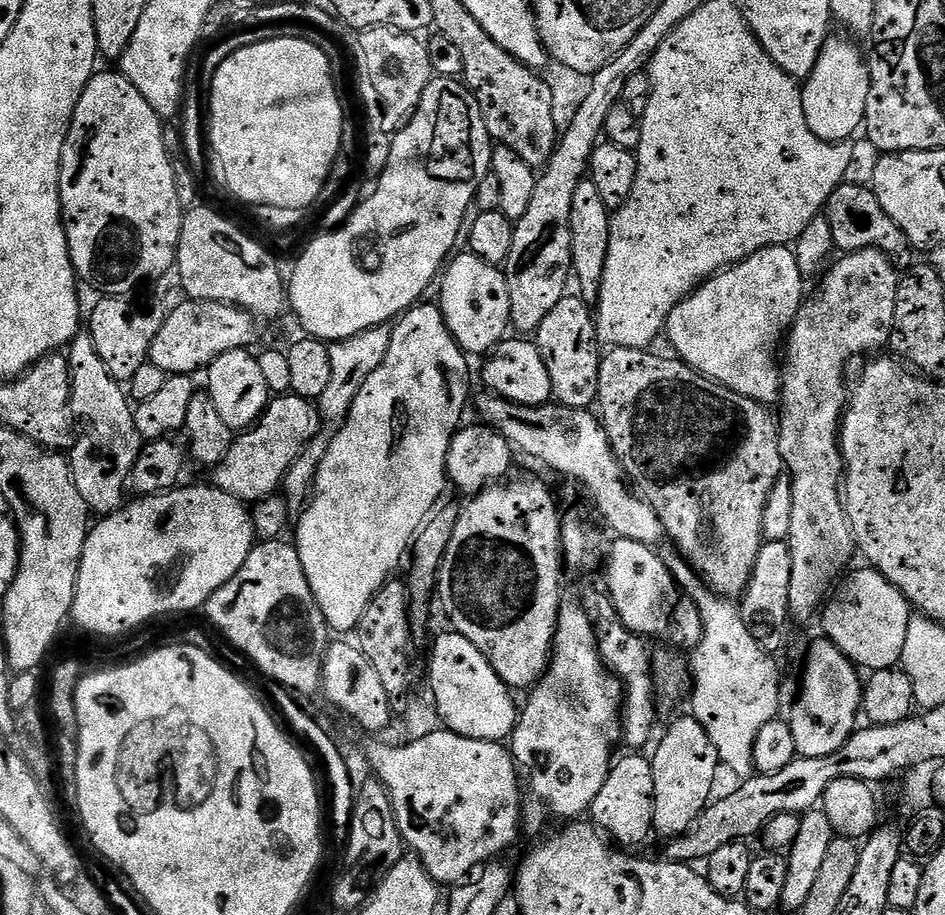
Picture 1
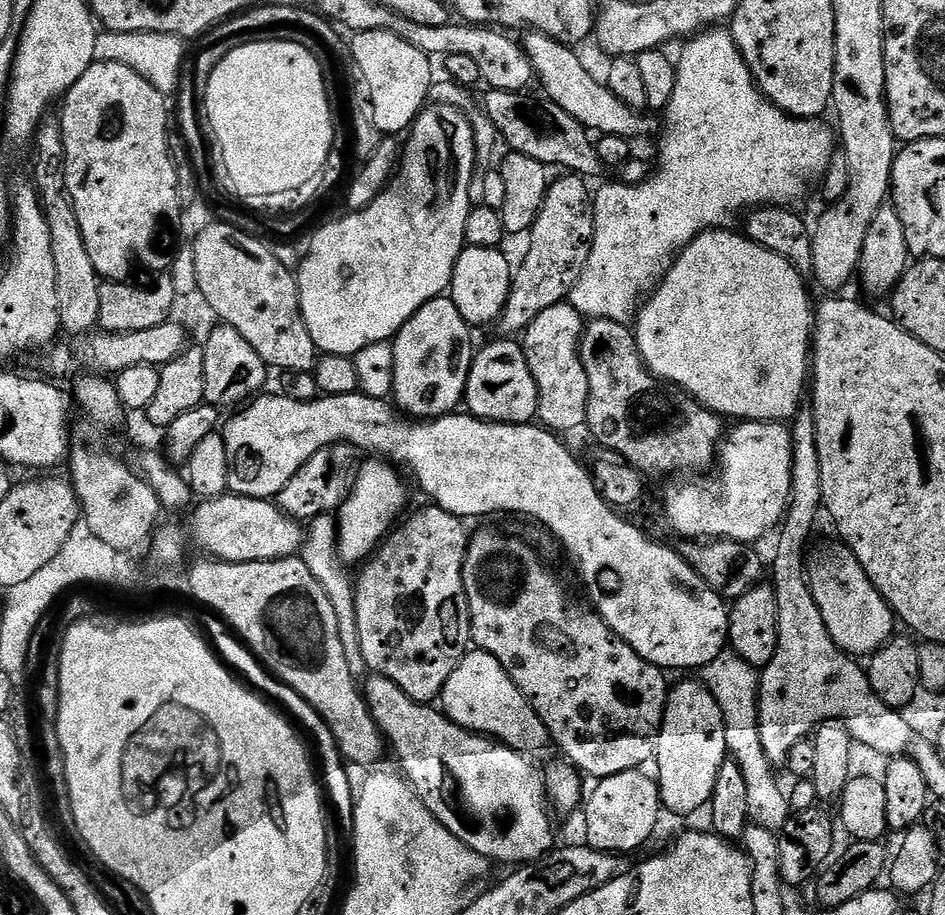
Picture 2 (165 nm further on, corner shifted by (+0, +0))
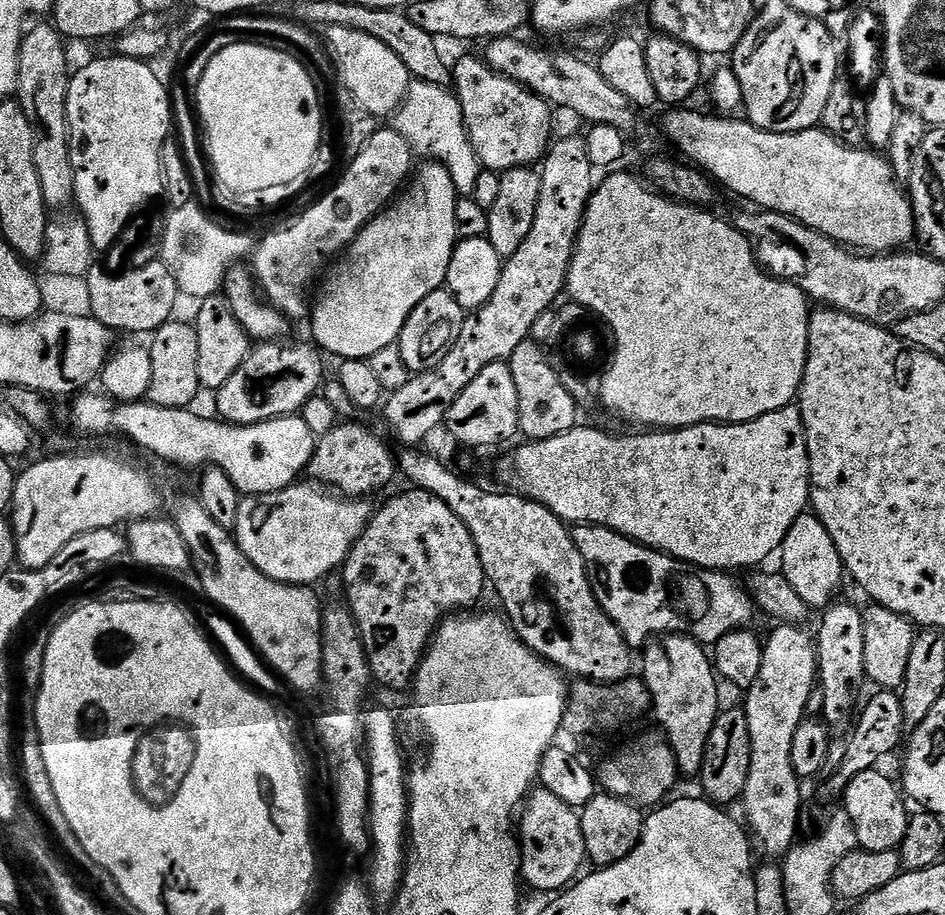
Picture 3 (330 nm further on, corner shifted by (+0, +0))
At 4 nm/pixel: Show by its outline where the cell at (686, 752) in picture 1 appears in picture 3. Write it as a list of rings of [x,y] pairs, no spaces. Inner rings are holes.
[[[665,634],[653,639],[643,649],[644,673],[642,679],[652,696],[651,711],[664,727],[663,735],[672,747],[677,769],[692,778],[699,777],[706,754],[706,742],[714,722],[720,716],[718,677],[705,645],[683,634]]]

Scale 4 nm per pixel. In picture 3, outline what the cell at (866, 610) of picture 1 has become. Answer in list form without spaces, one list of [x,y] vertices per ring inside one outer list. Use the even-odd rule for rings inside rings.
[[[805,512],[790,526],[790,531],[783,539],[783,545],[778,553],[780,571],[790,586],[794,587],[798,596],[808,604],[811,609],[822,610],[835,599],[834,594],[846,578],[844,563],[838,554],[834,540],[830,538],[823,522],[815,513]]]

